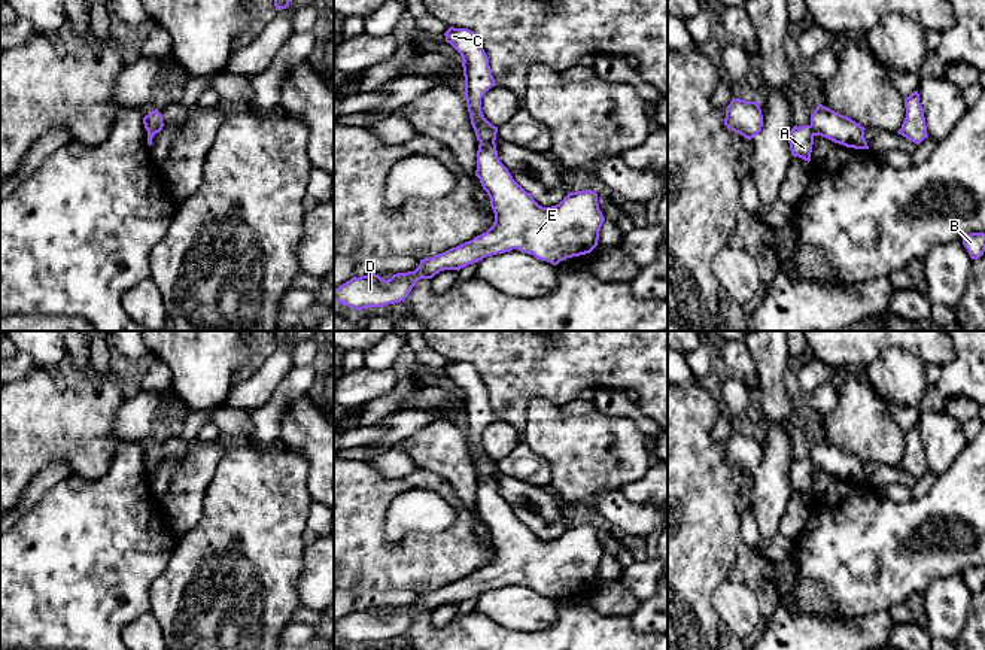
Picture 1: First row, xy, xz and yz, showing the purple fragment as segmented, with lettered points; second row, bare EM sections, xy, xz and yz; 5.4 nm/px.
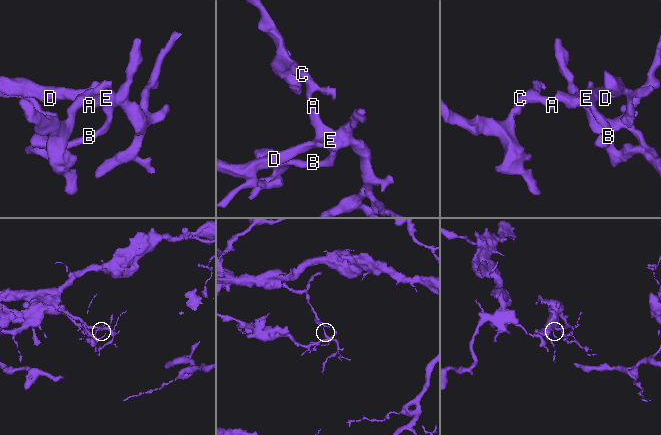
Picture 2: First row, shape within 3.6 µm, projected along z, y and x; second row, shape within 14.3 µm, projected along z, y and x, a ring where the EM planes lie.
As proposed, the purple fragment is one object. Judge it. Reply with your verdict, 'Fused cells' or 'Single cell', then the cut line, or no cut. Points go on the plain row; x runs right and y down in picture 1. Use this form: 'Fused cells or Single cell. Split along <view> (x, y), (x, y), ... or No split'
Fused cells. Split along xz (493, 474), (483, 474), (480, 477)

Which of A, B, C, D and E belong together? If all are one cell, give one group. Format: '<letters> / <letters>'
A C / B D E

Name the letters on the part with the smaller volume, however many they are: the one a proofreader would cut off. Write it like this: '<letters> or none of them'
B, D, E

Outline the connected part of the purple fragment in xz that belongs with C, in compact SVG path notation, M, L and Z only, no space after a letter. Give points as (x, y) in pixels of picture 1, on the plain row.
M450 361L444 370L446 376L460 388L463 395L465 434L477 474L480 477L495 476L498 461L492 459L481 446L483 429L496 419L489 392L471 364Z

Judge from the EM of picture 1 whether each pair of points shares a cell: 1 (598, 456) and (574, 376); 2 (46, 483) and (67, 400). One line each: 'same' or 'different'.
1: different
2: different

